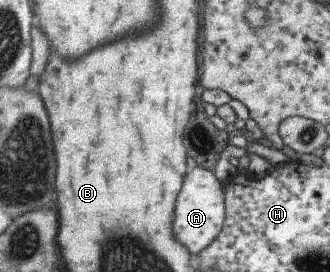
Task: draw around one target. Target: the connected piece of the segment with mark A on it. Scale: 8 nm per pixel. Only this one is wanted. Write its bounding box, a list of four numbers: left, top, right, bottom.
[172,166,224,256]

